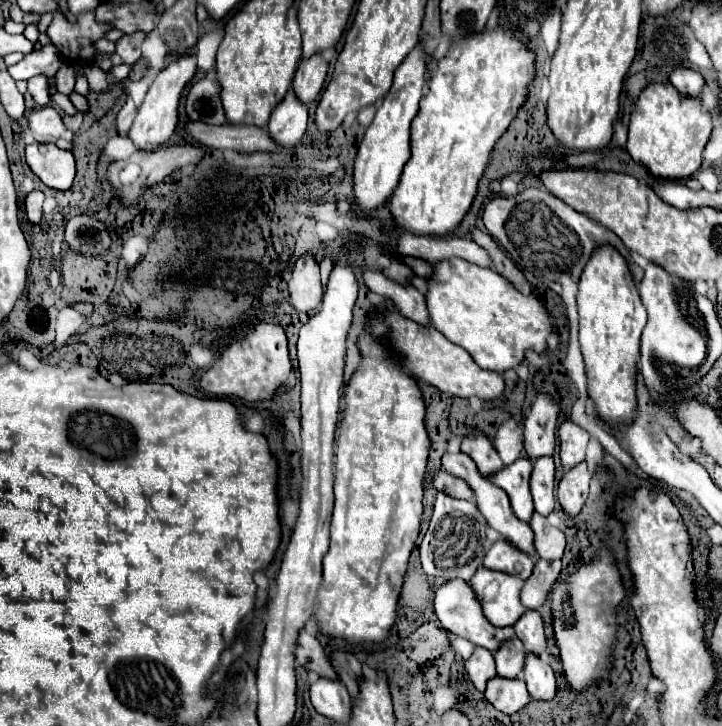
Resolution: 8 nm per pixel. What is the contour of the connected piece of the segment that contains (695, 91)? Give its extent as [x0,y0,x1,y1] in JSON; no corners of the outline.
[670,69,704,97]

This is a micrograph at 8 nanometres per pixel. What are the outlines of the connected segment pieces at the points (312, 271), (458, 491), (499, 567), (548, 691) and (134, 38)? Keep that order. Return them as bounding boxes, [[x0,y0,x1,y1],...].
[[288,253,322,311],[434,471,474,501],[484,539,534,579],[522,653,556,701],[116,31,146,65]]

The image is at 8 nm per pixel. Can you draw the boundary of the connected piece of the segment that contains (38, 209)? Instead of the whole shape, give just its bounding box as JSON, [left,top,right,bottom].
[26,191,44,223]

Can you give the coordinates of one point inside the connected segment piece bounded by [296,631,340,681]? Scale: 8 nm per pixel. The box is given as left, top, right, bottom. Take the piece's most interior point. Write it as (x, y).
(310, 654)

